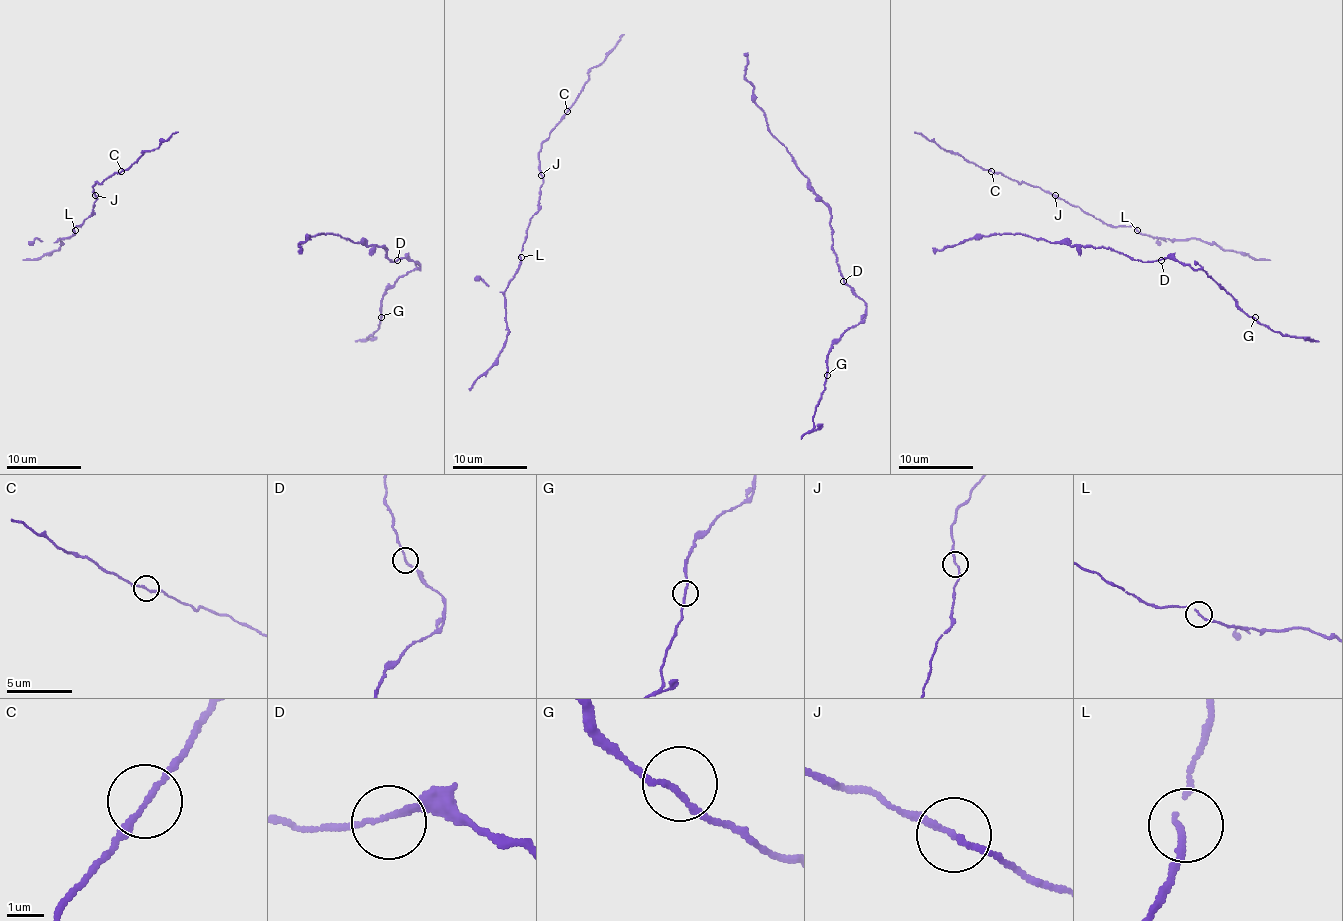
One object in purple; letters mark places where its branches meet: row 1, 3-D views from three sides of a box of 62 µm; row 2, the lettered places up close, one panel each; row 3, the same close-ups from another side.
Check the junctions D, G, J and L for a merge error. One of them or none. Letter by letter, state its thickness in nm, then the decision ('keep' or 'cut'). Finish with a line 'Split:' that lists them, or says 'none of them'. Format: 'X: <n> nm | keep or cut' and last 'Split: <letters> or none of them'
D: 140 nm | keep
G: 150 nm | keep
J: 140 nm | keep
L: 140 nm | keep
Split: none of them

